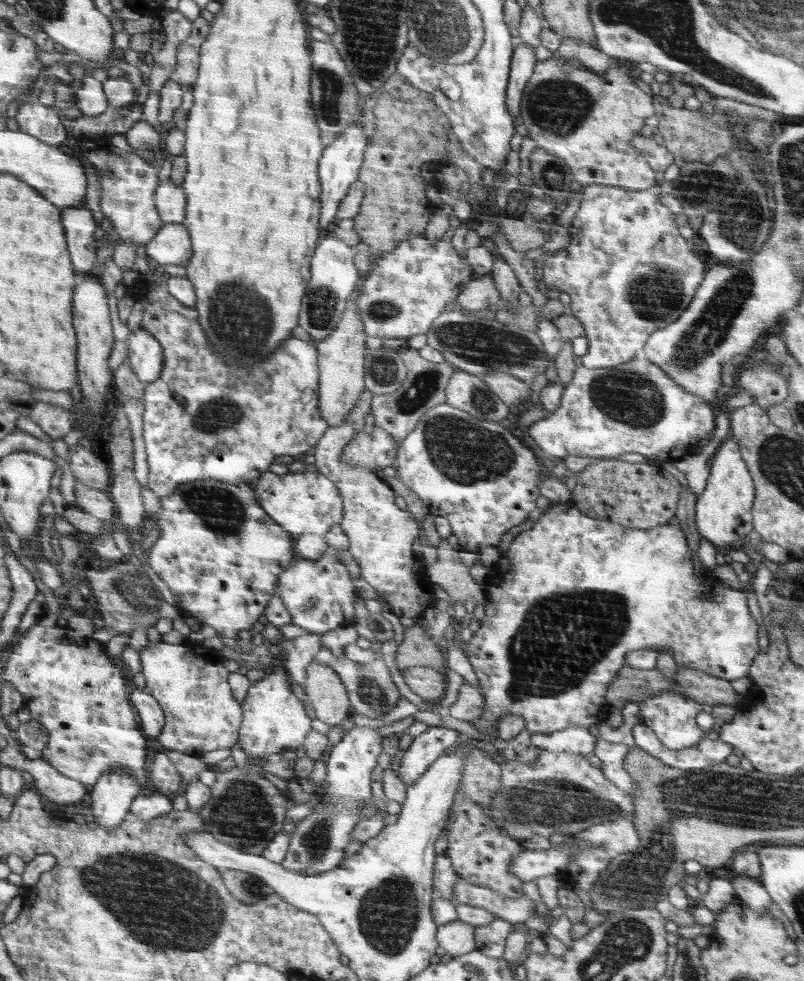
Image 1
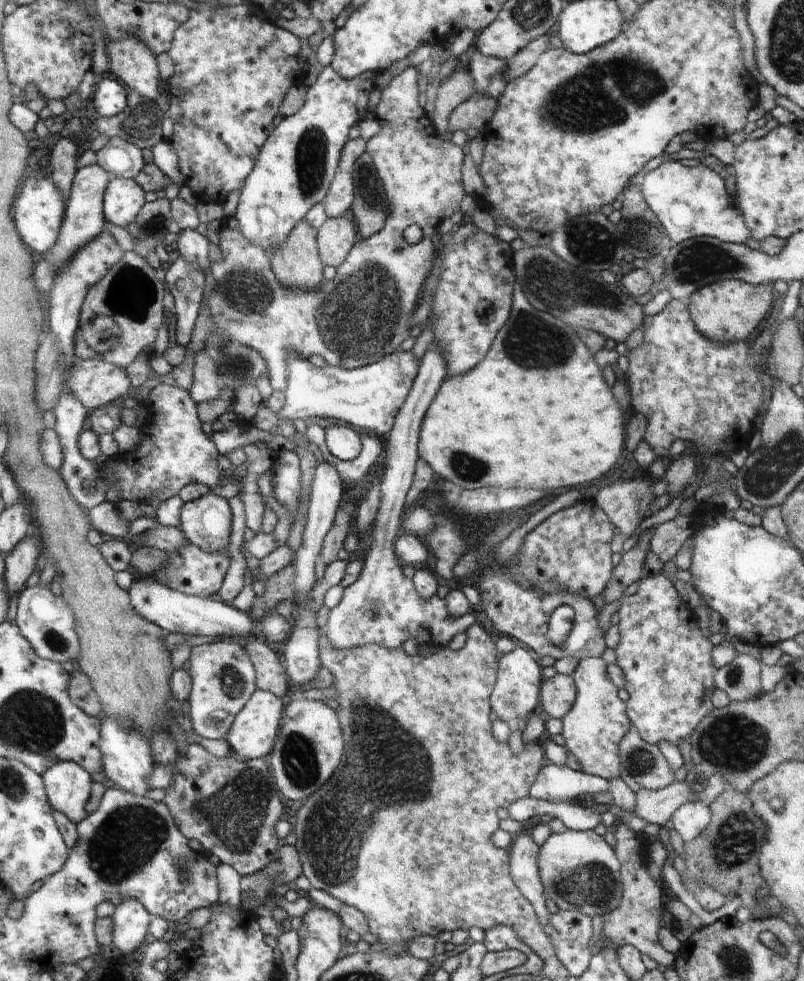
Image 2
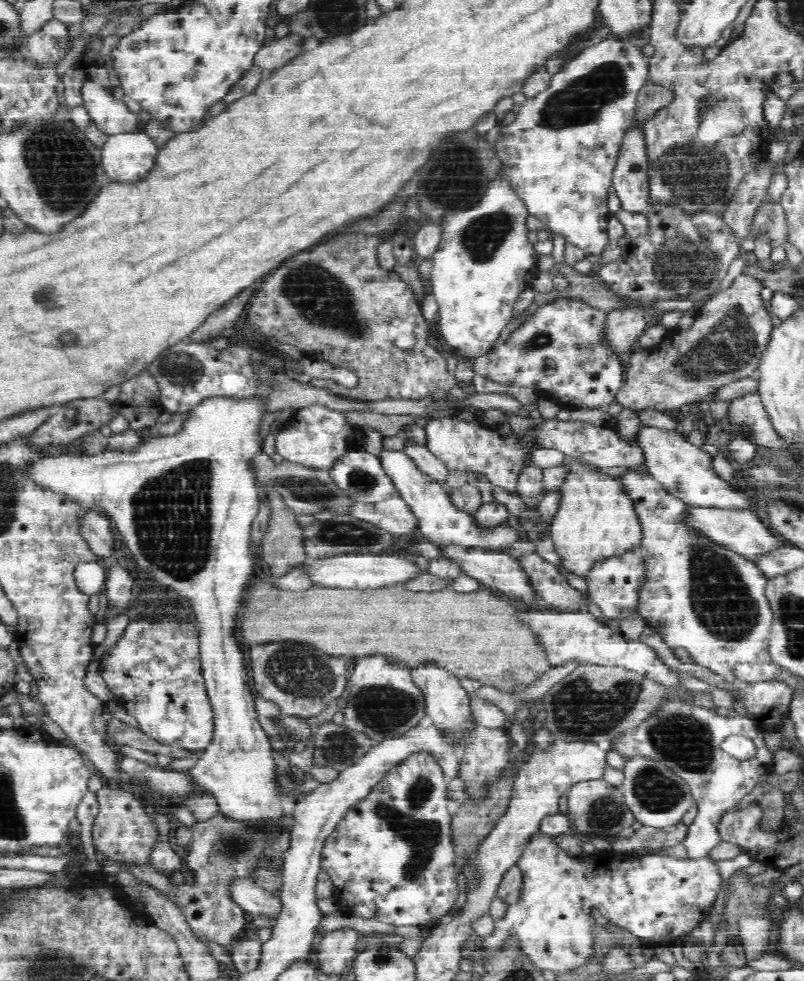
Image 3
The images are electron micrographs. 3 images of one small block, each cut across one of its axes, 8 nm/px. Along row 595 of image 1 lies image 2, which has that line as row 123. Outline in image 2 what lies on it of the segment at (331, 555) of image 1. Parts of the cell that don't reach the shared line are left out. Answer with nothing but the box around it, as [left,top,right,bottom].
[235,66,374,250]

